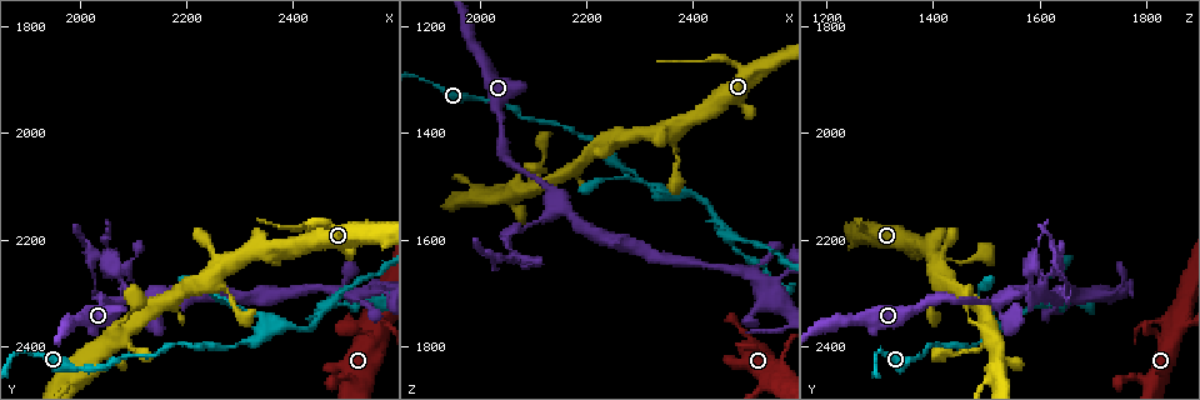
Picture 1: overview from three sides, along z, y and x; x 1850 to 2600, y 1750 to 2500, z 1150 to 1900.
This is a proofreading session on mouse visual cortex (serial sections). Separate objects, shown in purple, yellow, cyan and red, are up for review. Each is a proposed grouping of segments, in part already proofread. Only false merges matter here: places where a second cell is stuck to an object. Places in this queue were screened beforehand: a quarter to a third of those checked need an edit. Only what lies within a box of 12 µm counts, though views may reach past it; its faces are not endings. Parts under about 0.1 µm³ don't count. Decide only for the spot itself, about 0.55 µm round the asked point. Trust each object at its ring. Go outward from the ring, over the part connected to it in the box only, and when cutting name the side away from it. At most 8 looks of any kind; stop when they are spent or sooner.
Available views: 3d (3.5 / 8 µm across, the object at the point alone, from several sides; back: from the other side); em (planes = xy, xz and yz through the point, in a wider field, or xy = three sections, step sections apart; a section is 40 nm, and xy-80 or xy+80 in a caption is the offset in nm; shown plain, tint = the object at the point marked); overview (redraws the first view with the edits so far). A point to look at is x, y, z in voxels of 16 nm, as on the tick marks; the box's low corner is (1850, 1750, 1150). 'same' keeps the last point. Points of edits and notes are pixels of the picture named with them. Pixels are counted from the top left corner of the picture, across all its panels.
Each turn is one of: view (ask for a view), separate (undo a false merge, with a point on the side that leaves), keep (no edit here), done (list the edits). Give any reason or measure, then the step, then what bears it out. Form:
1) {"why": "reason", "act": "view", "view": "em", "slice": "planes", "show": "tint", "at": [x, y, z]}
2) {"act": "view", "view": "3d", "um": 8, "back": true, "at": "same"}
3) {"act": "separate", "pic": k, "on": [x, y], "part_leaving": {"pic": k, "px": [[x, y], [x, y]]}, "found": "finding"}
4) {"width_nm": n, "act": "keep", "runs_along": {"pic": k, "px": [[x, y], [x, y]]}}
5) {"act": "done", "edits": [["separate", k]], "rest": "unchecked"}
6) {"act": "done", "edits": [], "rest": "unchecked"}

{"why": "sharp bend", "act": "view", "view": "3d", "um": 3.5, "at": [2535, 2365, 1860]}

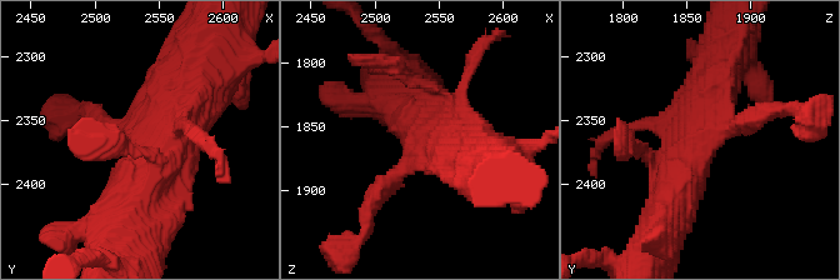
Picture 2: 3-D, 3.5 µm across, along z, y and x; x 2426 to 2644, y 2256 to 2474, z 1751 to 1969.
{"act": "view", "view": "em", "slice": "planes", "show": "tint", "at": [2536, 2362, 1862]}

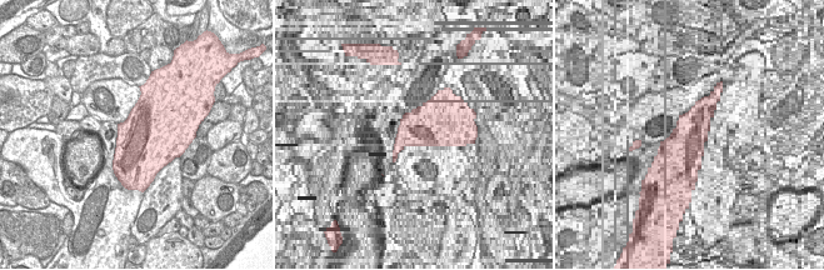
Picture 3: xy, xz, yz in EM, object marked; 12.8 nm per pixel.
{"act": "keep", "runs_along": {"pic": 2, "px": [[125, 218], [201, 84]]}, "found": "continuous, no second cell"}

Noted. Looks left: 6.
{"why": "narrows sharply", "act": "view", "view": "3d", "um": 3.5, "at": [2465, 2325, 1595]}

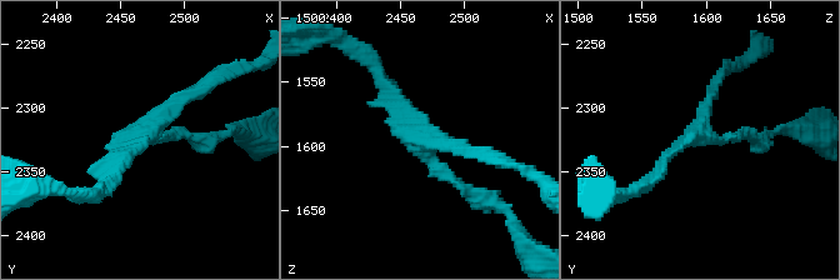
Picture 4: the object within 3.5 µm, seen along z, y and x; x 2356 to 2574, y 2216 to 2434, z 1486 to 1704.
{"arms": 3, "arm_widths_nm": [150, 150, 150], "why": "need the tissue", "act": "view", "view": "em", "slice": "planes", "show": "tint", "at": [2468, 2322, 1594]}

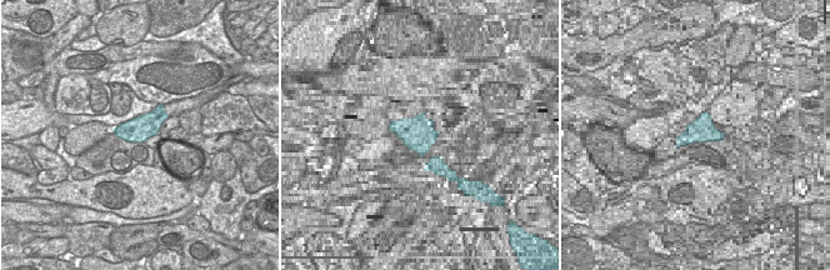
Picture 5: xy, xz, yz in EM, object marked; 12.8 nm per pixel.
{"act": "keep", "runs_along": {"pic": 4, "px": [[383, 84], [414, 115], [429, 158], [475, 193]]}, "found": "continuous, no second cell"}

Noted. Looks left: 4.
{"why": "sudden change in width", "act": "view", "view": "3d", "um": 3.5, "back": true, "at": [2060, 2250, 1625]}

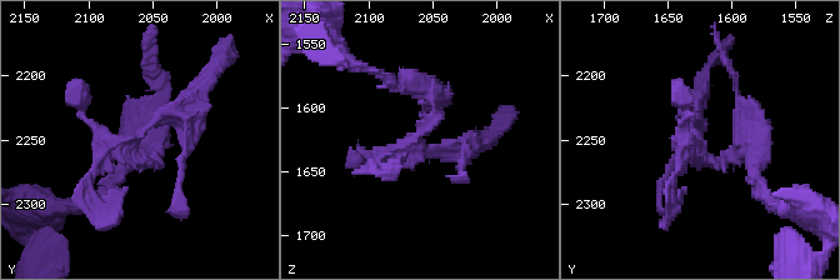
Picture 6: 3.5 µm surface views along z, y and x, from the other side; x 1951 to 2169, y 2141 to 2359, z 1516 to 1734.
{"act": "view", "view": "em", "slice": "xy", "step": 2, "show": "tint", "at": [2066, 2254, 1622]}

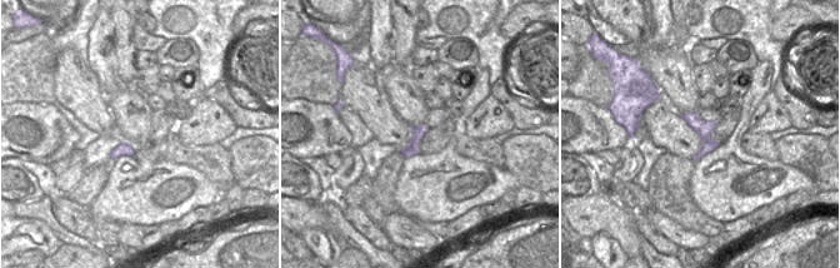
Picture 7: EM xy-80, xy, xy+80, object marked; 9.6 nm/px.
{"act": "separate", "pic": 6, "on": [700, 121], "part_leaving": {"pic": 6, "px": [[414, 138], [425, 150], [471, 144], [464, 160]]}, "found": "two cells meet here"}

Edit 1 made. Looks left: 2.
{"act": "done", "edits": [["separate", 6]], "rest": "unchecked"}

